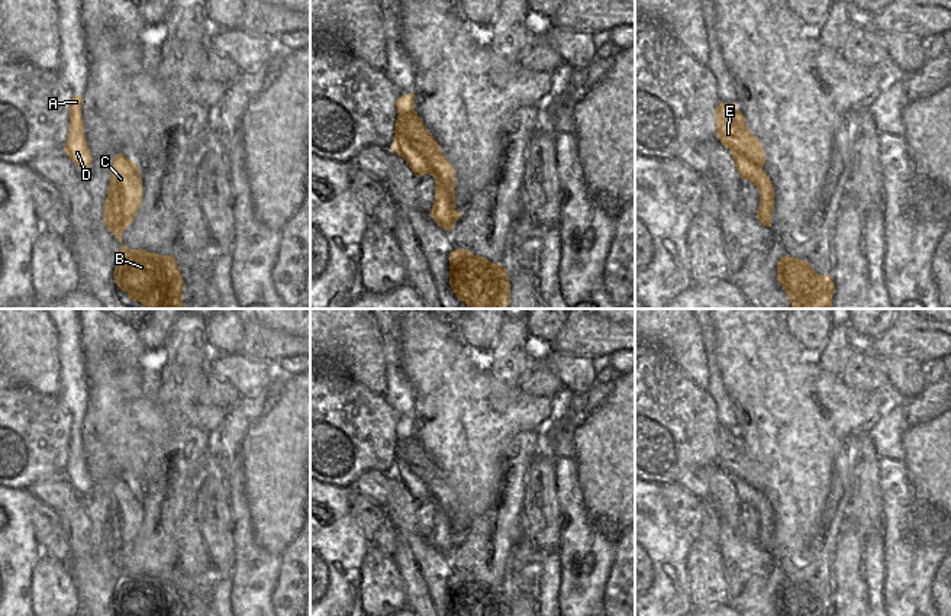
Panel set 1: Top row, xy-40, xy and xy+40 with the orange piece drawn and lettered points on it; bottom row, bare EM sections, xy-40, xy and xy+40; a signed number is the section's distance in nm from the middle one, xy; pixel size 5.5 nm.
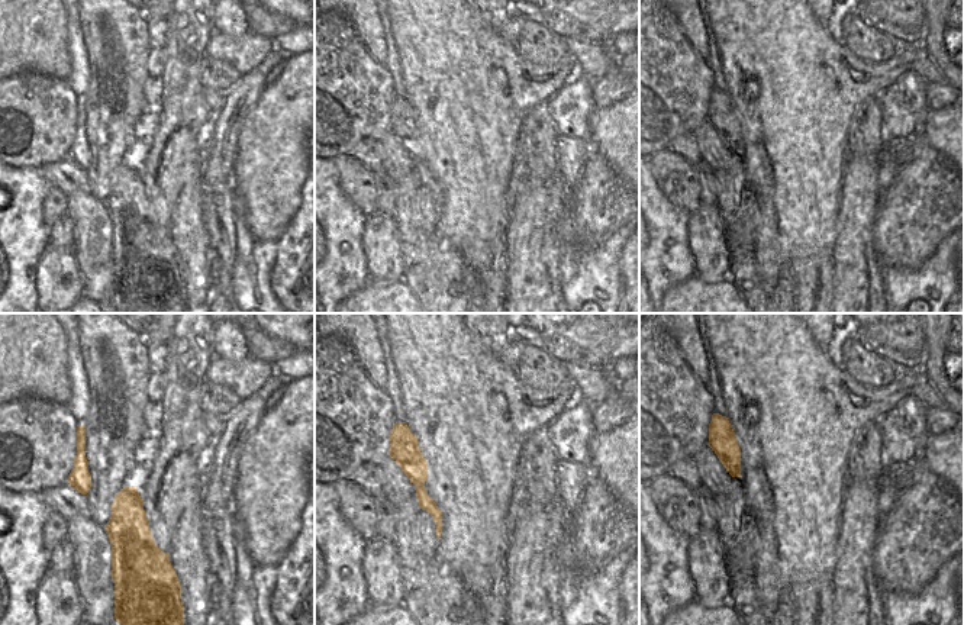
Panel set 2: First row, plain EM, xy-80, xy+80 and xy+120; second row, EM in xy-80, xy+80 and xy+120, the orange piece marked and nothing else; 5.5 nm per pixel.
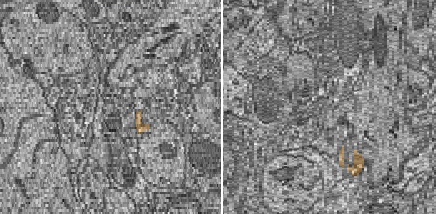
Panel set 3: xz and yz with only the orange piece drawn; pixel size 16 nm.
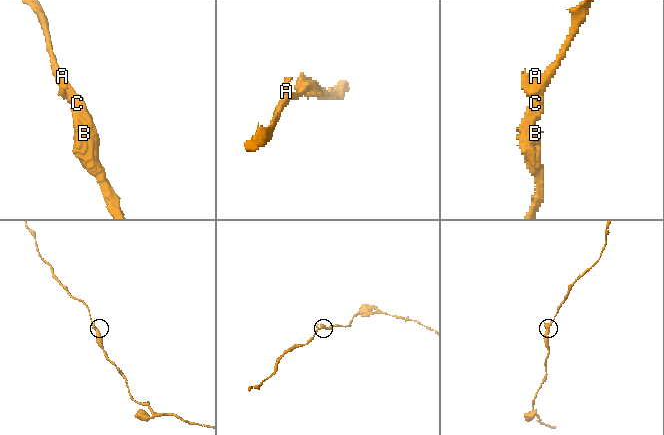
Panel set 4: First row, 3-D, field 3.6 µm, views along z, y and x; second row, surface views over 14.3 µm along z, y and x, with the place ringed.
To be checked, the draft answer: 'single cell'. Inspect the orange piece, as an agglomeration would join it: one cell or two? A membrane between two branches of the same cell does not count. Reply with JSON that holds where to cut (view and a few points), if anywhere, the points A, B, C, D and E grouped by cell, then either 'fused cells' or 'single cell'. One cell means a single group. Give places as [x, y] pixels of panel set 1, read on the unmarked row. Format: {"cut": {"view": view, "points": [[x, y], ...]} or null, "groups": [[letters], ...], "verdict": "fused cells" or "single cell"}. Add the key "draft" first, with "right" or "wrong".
{"draft": "right", "cut": null, "groups": [["A", "B", "C", "D", "E"]], "verdict": "single cell"}

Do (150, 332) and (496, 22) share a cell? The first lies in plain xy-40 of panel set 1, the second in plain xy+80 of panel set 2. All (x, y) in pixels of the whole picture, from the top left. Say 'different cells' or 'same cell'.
same cell

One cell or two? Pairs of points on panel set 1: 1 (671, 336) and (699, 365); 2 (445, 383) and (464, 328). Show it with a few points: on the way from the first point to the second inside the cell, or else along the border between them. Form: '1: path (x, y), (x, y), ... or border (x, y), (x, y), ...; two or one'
1: path (679, 344), (692, 358); one
2: border (450, 323), (468, 348); two

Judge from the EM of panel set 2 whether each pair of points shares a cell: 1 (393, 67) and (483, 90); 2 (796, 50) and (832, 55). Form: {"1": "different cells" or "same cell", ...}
{"1": "different cells", "2": "same cell"}

